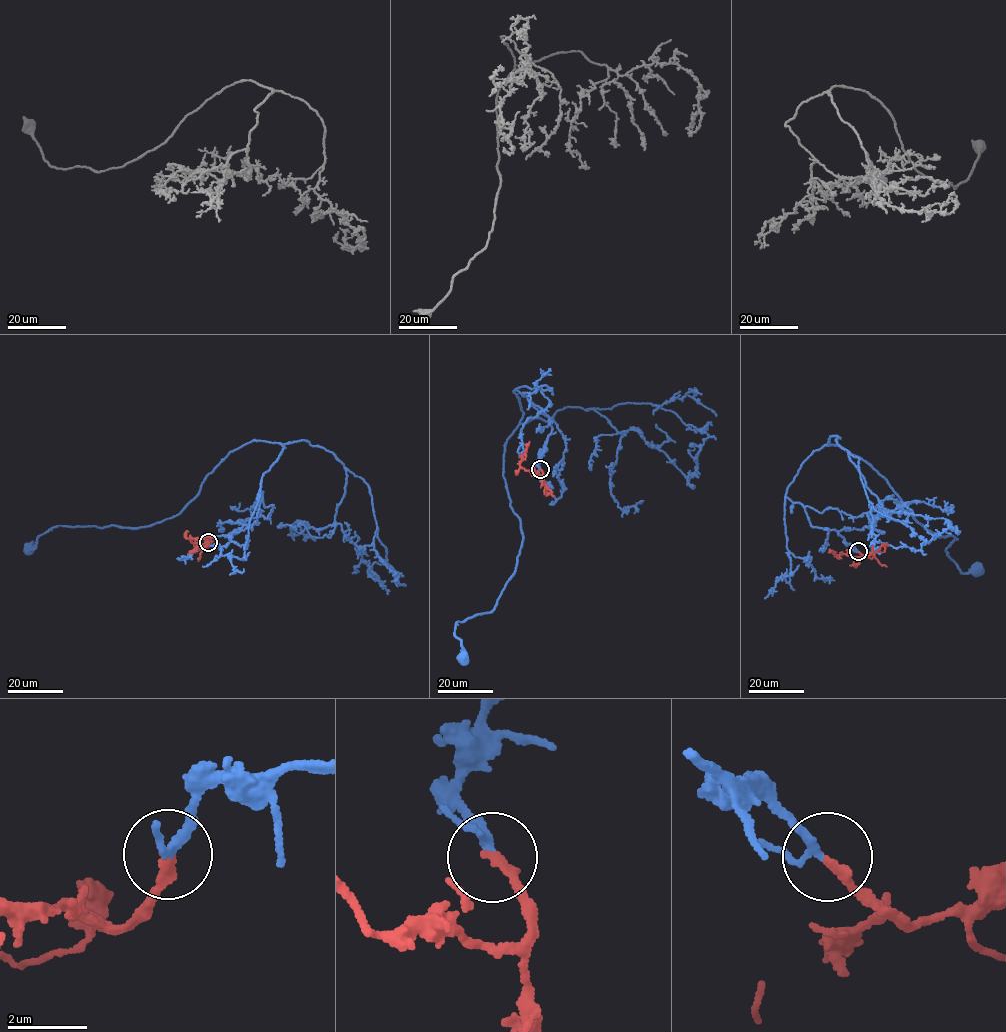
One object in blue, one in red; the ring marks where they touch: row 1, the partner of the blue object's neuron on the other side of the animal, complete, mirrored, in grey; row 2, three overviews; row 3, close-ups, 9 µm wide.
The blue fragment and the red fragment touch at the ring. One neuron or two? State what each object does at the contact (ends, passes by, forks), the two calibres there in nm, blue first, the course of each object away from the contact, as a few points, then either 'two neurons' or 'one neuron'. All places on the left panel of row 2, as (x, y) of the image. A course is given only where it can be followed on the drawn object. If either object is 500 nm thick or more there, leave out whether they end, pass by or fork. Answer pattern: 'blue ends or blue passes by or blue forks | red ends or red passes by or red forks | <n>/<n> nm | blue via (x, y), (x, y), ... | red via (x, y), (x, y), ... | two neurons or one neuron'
blue passes by | red ends | 180/240 nm | blue via (208, 542), (257, 521), (262, 476), (280, 444), (258, 440), (229, 452), (171, 518), (55, 526), (29, 549) | red via (208, 542), (204, 547), (194, 545), (190, 538), (212, 538) | one neuron

